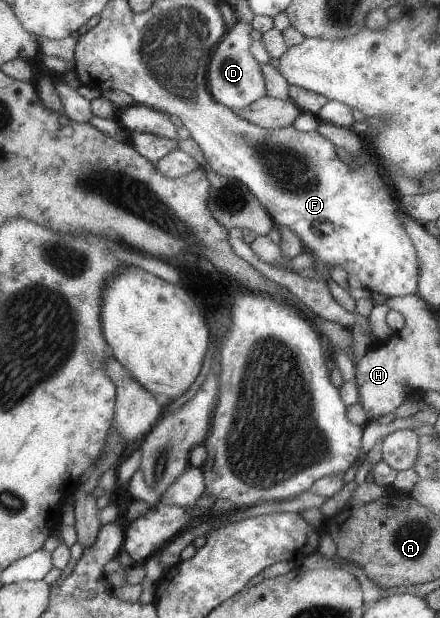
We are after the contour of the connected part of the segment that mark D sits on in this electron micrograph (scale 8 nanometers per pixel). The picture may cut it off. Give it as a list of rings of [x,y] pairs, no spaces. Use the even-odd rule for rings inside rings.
[[[238,21],[232,29],[228,30],[222,39],[214,46],[207,67],[207,86],[212,98],[219,104],[225,105],[232,111],[240,111],[260,98],[267,96],[265,77],[260,65],[250,53],[252,40],[251,24]]]

